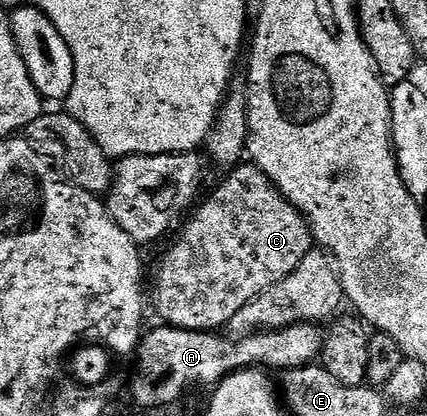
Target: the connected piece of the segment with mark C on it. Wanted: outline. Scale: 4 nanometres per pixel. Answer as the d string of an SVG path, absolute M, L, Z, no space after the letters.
M242 163L230 168L224 177L225 182L192 210L193 218L182 227L169 253L162 255L157 269L157 286L153 293L151 289L151 297L157 300L157 313L165 320L162 322L174 329L212 332L228 326L240 308L291 275L315 245L304 215L274 187L258 165Z

